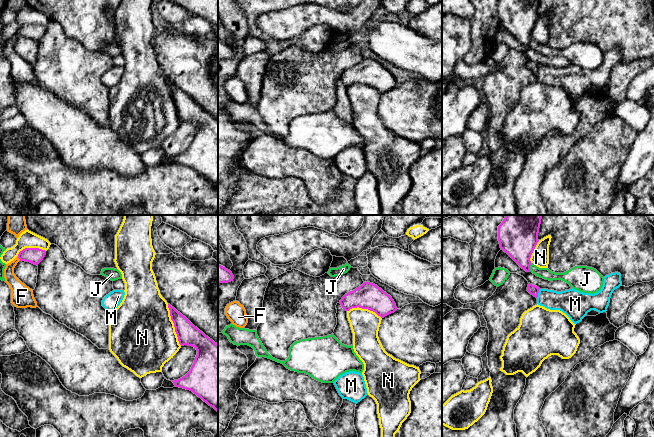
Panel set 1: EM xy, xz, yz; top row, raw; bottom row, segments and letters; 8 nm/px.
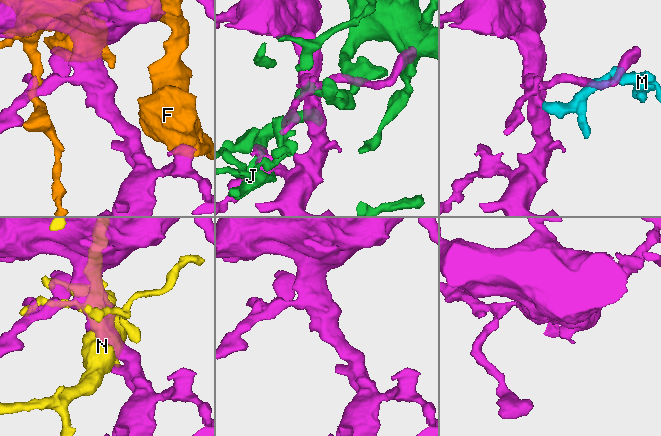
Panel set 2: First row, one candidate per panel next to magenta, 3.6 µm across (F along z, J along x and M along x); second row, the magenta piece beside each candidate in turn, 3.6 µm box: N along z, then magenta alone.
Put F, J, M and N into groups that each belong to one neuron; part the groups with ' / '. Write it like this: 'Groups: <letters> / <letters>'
Groups: F / J / M / N

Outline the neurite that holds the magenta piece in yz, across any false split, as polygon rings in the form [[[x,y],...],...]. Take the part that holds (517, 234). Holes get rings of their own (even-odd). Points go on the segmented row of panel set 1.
[[[505,215],[498,226],[501,250],[526,272],[530,271],[530,258],[539,242],[541,219],[542,215]]]

